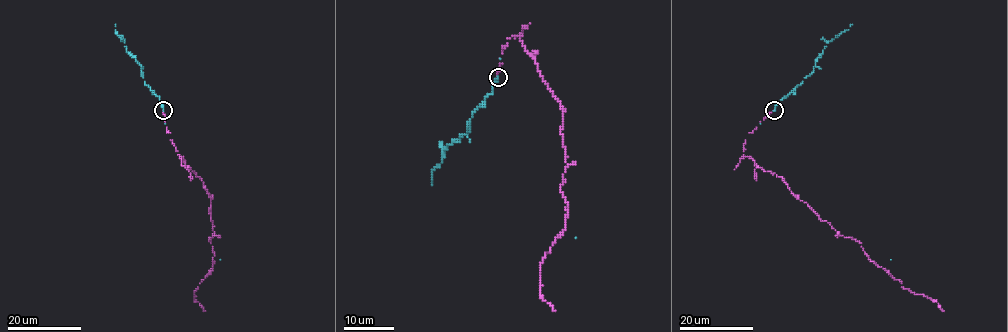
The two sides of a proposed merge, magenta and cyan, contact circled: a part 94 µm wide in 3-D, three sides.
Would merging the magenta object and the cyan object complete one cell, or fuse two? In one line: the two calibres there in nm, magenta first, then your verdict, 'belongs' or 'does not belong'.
calibres 240 and 140 nm; belongs

